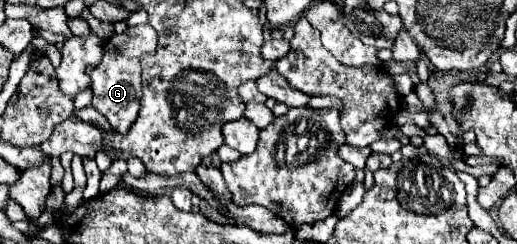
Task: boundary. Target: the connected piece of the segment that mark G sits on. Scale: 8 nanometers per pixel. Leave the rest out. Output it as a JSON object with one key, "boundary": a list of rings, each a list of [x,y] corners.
{"boundary":[[[146,25],[128,27],[124,33],[114,33],[104,43],[104,57],[98,63],[98,67],[90,69],[92,79],[92,91],[94,99],[92,105],[110,121],[110,125],[118,133],[126,133],[130,129],[132,117],[138,117],[140,113],[140,101],[142,101],[142,79],[140,79],[140,59],[142,55],[152,55],[158,45],[156,31]]]}

